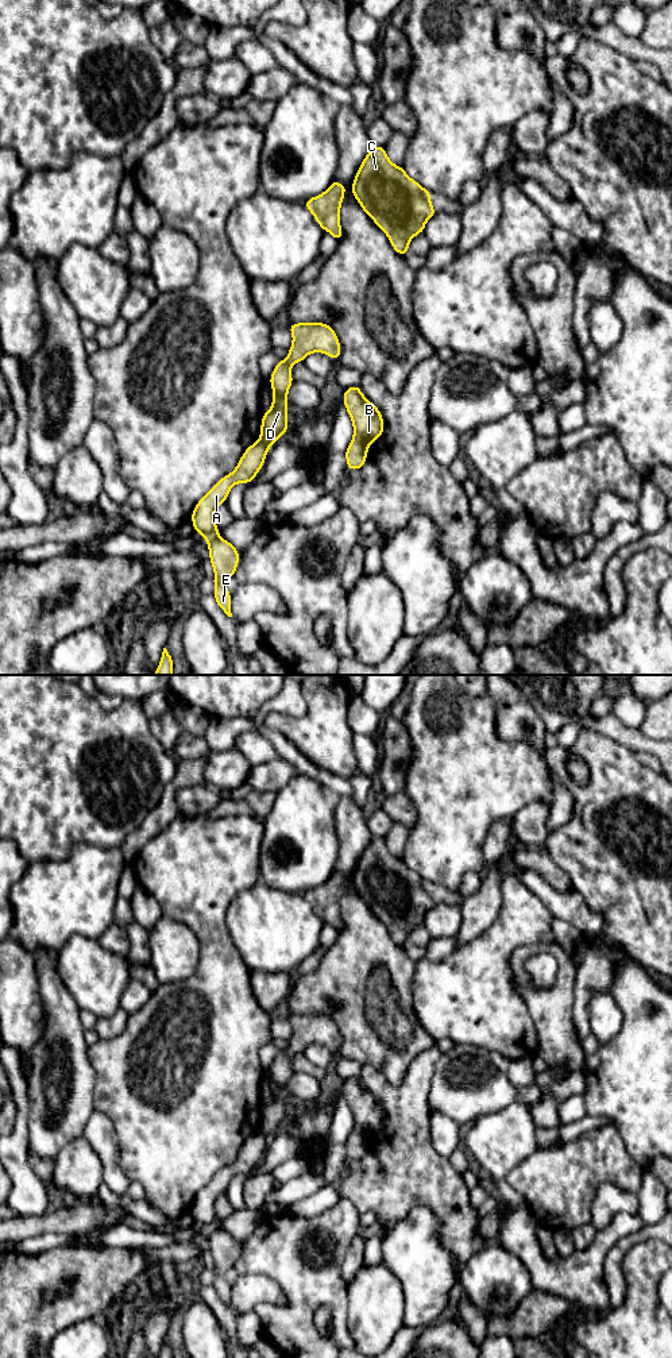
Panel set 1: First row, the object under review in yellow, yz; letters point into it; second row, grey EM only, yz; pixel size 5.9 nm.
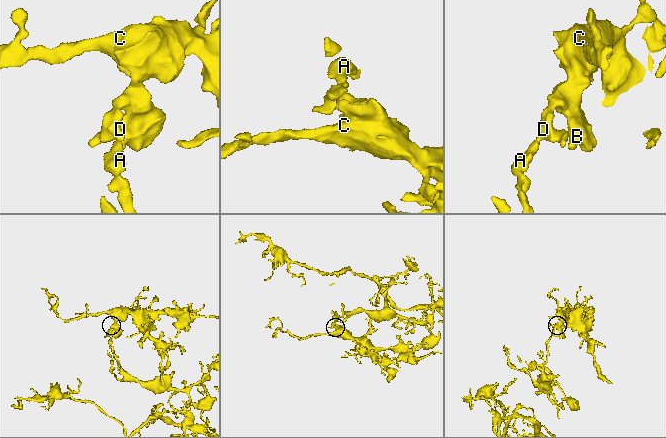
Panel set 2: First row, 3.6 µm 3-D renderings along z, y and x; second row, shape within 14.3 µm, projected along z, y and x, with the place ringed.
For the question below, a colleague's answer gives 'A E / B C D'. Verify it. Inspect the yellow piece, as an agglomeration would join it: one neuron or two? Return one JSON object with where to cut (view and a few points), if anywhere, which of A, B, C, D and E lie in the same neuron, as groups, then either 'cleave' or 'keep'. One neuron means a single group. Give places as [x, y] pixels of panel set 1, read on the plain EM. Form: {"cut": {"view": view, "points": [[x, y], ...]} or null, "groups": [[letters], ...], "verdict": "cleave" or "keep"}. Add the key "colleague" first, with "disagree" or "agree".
{"colleague": "agree", "cut": {"view": "yz", "points": [[258, 1133], [267, 1138]]}, "groups": [["A", "E"], ["B", "C", "D"]], "verdict": "cleave"}

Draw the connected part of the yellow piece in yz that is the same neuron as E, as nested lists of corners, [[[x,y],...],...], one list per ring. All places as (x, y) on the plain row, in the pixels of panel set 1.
[[[256,1133],[251,1135],[242,1146],[236,1160],[219,1170],[215,1177],[197,1193],[192,1204],[194,1223],[201,1224],[209,1239],[209,1251],[212,1254],[213,1288],[219,1299],[228,1307],[231,1304],[231,1288],[225,1273],[235,1266],[240,1243],[219,1226],[216,1216],[216,1201],[221,1193],[225,1193],[233,1176],[254,1173],[256,1165],[263,1158],[269,1138]]]

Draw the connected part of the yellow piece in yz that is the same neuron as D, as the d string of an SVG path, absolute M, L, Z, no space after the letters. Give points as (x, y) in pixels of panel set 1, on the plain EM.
M297 1014L289 1015L289 1021L293 1034L287 1049L278 1052L271 1064L273 1095L270 1102L262 1106L259 1134L266 1138L271 1138L289 1120L287 1083L294 1073L291 1057L304 1053L312 1043L323 1043L333 1052L337 1052L341 1045L339 1029L329 1015Z

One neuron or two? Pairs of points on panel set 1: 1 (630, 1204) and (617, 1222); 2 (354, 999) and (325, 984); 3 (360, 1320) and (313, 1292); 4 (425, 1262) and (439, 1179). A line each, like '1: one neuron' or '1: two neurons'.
1: two neurons
2: one neuron
3: two neurons
4: two neurons

